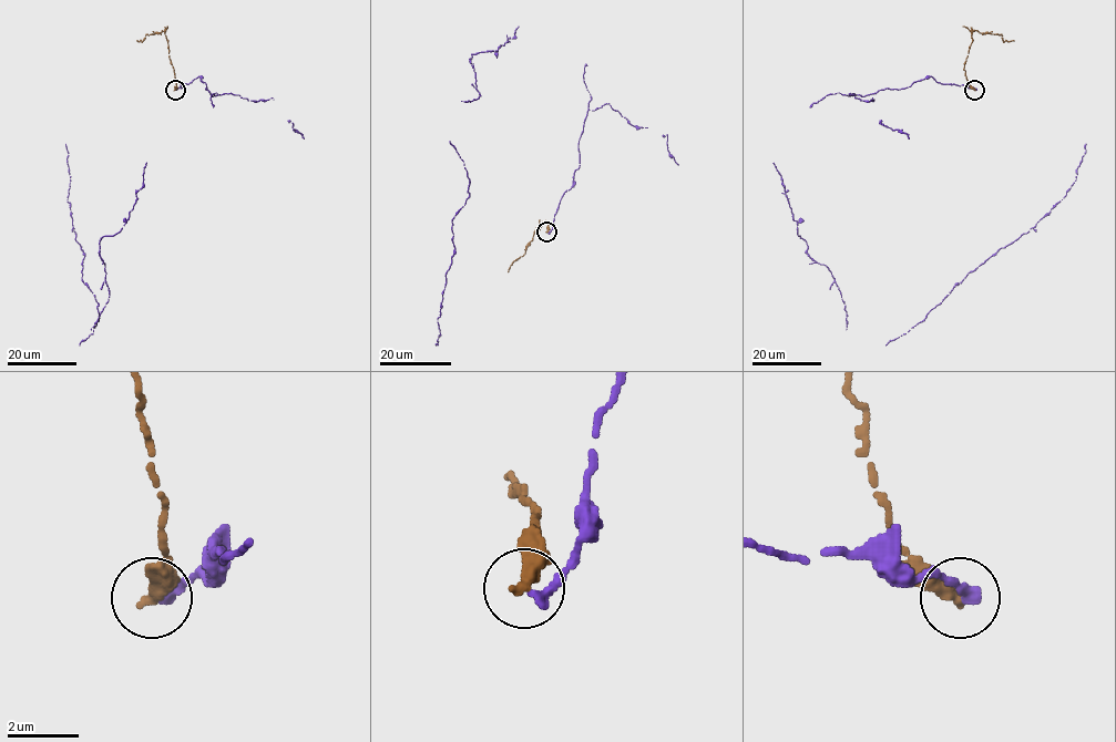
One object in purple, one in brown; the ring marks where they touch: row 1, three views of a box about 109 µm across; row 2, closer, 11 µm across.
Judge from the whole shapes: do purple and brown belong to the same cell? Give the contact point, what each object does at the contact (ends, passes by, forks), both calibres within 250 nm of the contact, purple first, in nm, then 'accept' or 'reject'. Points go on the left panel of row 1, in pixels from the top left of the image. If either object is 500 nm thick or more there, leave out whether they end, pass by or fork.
(175, 90) | purple ends | brown ends | 320/400 nm | reject

